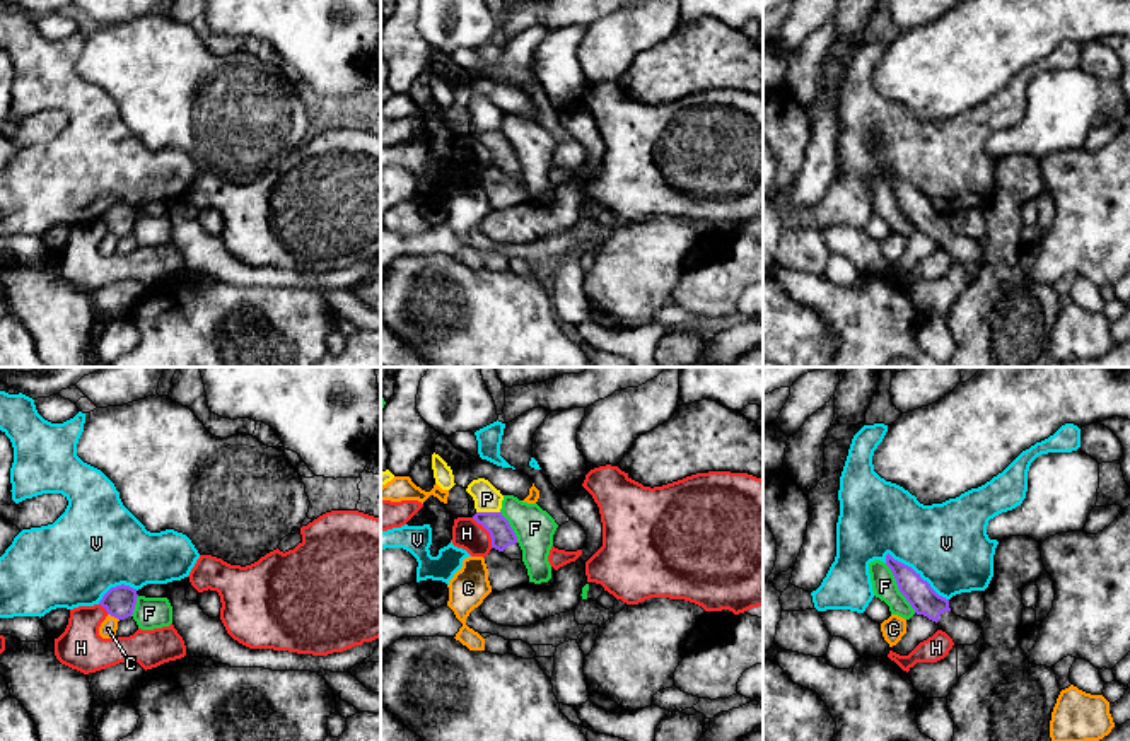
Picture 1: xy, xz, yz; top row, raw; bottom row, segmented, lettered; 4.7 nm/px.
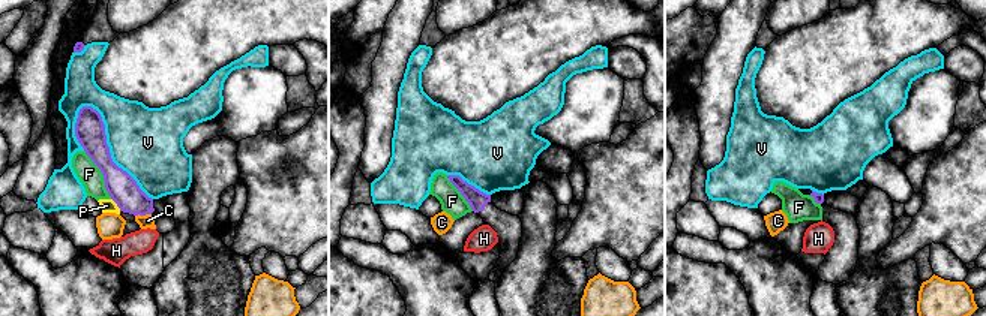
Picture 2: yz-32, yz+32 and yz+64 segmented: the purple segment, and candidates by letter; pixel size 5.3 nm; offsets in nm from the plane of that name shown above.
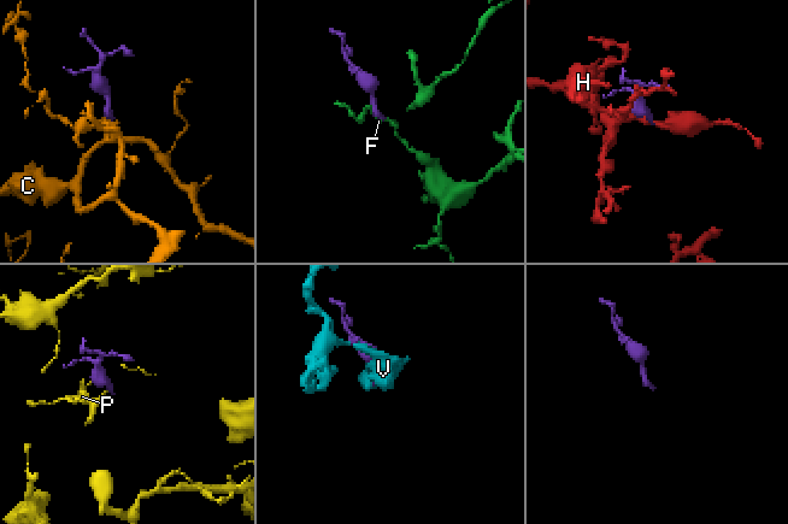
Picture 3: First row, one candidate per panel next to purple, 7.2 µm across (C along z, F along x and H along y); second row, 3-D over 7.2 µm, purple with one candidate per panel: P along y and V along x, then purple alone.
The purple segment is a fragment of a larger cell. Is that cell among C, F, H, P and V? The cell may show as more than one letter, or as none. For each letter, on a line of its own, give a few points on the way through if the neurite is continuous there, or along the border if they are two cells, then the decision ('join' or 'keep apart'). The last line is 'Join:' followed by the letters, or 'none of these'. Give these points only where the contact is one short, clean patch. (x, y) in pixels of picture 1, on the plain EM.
C: border xy (108, 231), (118, 238); keep apart
F: keep apart
H: keep apart
P: border xz (477, 128), (499, 130); keep apart
V: keep apart
Join: none of these

